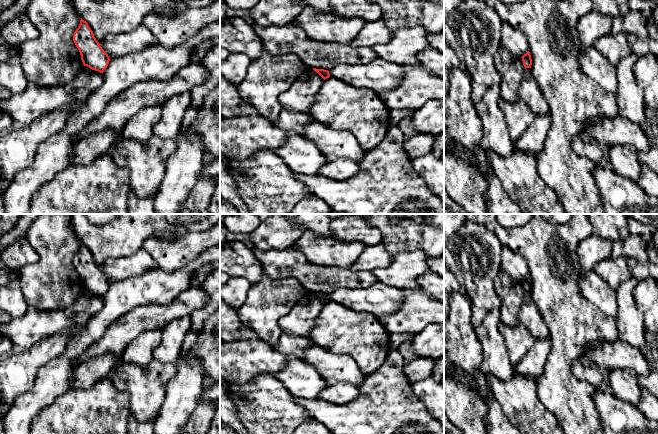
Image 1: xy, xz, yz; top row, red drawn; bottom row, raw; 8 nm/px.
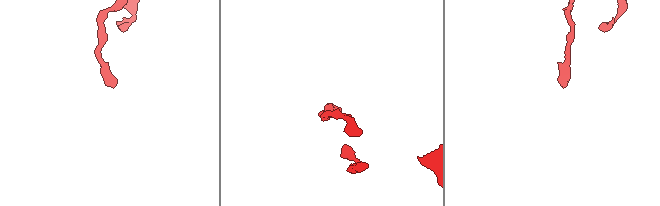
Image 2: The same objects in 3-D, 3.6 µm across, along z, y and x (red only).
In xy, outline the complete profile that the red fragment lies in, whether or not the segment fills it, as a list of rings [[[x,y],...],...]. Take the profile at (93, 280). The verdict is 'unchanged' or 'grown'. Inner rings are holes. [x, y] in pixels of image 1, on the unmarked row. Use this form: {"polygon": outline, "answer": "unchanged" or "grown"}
{"polygon": [[[82,242],[73,258],[73,265],[80,276],[83,289],[103,297],[109,288],[110,282],[94,261],[88,247]]], "answer": "unchanged"}

